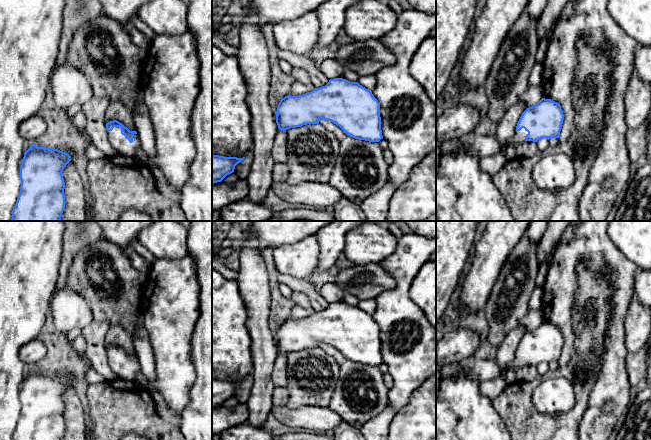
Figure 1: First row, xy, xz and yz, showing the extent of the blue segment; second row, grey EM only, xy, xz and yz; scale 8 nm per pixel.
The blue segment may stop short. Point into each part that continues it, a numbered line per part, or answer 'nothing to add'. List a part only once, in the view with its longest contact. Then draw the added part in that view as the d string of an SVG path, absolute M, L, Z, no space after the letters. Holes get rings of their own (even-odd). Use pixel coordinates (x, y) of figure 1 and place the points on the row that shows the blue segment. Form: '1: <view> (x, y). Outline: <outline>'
1: xy (118, 141). Outline: M114 127L112 131L108 131L108 140L117 153L122 155L131 155L140 148L138 135L134 134L133 142L130 143L129 140L121 134L120 127Z

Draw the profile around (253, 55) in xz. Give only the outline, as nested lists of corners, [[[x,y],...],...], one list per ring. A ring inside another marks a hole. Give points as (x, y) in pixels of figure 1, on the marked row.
[[[245,12],[241,21],[240,44],[237,58],[241,73],[248,86],[247,103],[252,113],[251,130],[254,146],[249,176],[247,200],[264,204],[273,184],[272,167],[276,163],[272,156],[274,139],[279,131],[274,112],[268,102],[270,87],[269,51],[263,31],[258,25],[258,16]]]

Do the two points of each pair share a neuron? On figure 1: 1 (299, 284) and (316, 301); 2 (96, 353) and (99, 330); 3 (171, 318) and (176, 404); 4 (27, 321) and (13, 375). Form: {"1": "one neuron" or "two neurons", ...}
{"1": "one neuron", "2": "one neuron", "3": "one neuron", "4": "one neuron"}

